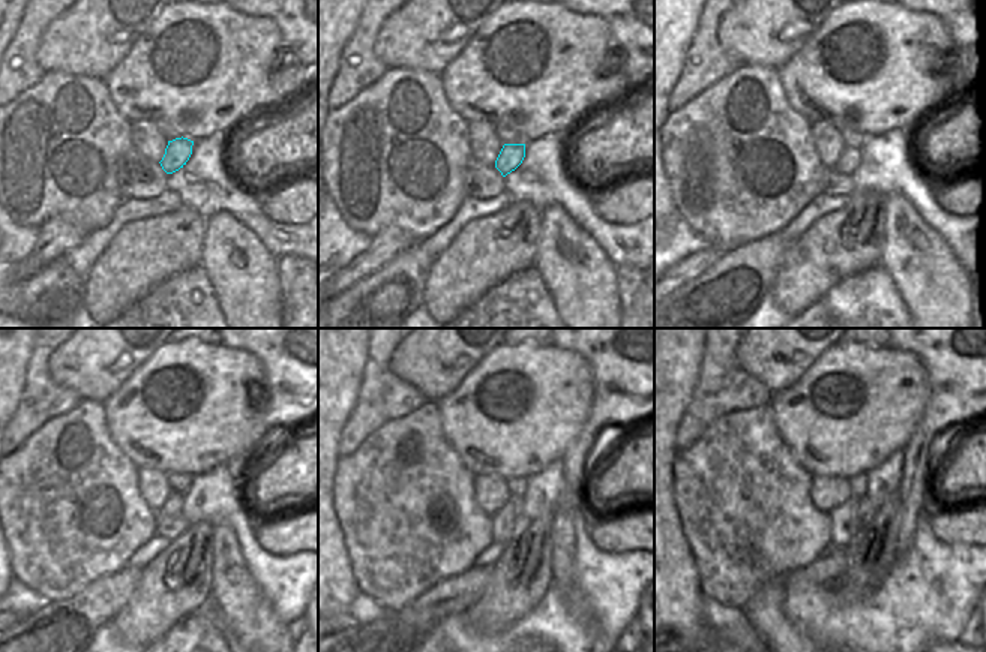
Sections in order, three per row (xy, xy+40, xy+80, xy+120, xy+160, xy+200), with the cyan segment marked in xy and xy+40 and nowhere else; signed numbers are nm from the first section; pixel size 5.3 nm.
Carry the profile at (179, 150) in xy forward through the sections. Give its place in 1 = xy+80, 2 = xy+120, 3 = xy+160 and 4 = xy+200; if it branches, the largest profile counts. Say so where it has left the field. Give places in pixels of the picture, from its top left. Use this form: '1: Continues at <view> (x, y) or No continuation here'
1: Continues at xy+80 (850, 158)
2: Continues at xy+120 (173, 505)
3: Continues at xy+160 (503, 522)
4: Continues at xy+200 (844, 519).

